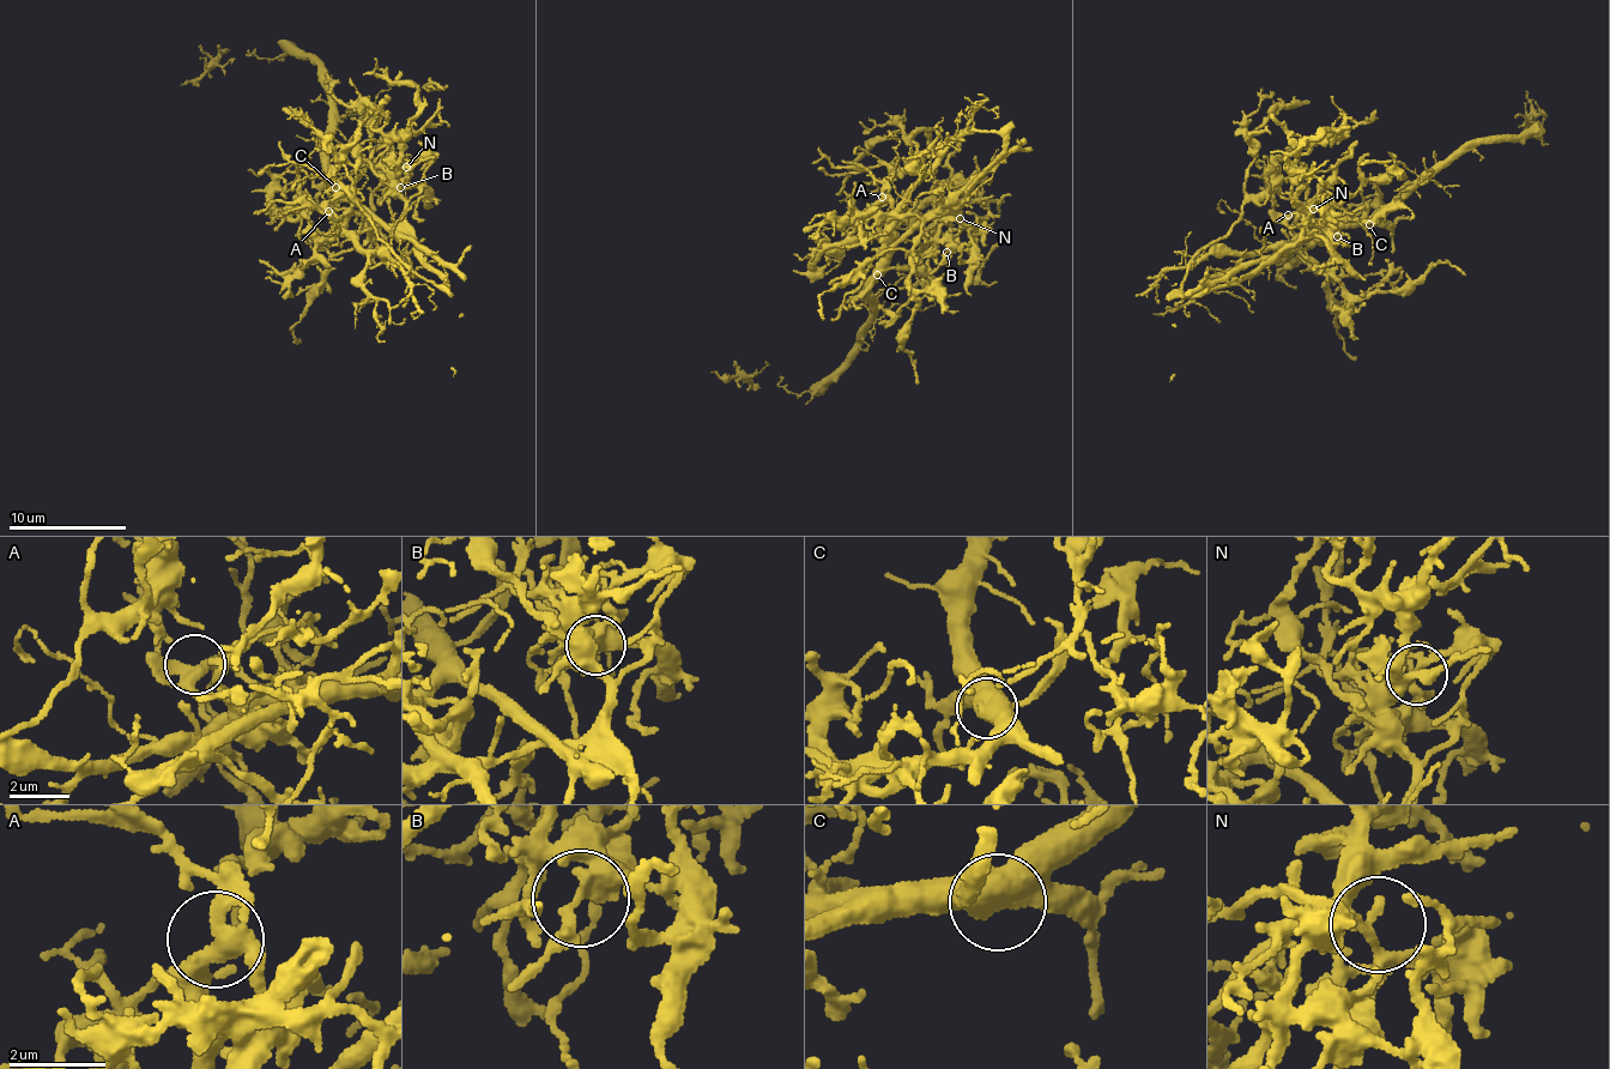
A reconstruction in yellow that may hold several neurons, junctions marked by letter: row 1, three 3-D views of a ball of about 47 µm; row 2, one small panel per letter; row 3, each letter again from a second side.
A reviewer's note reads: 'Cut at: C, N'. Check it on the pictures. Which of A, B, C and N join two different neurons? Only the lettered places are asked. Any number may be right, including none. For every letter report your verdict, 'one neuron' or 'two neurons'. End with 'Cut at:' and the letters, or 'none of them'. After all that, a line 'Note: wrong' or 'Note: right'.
A: one neuron
B: one neuron
C: two neurons
N: one neuron
Cut at: C
Note: wrong

